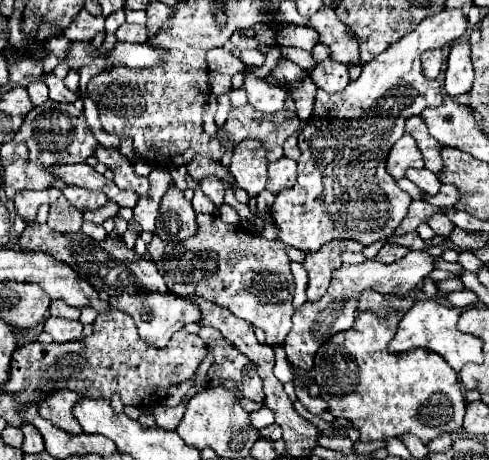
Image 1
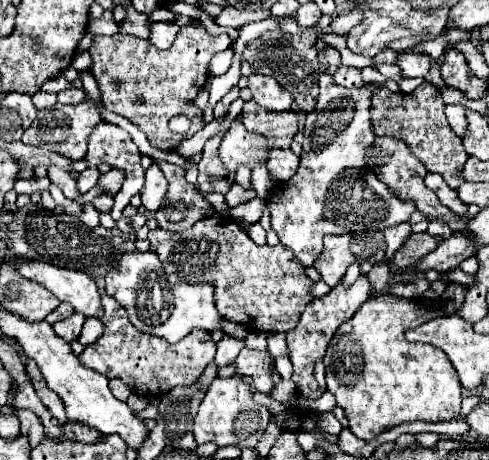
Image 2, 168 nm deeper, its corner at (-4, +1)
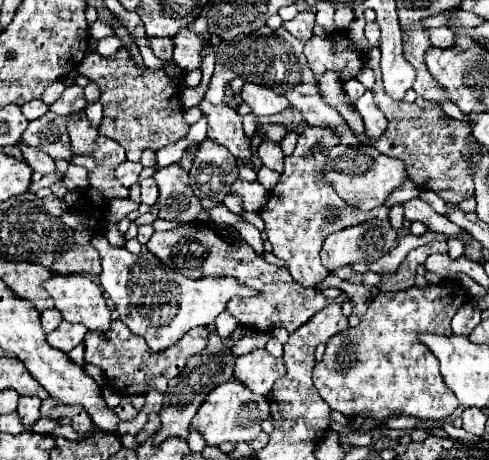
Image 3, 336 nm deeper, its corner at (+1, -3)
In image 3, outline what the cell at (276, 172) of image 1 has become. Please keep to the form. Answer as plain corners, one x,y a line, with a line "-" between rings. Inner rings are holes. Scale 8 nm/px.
261,140
259,148
257,148
257,154
259,154
263,166
267,166
271,170
277,170
277,172
283,172
283,158
285,158
285,154
283,154
283,150
281,150
281,146
277,142

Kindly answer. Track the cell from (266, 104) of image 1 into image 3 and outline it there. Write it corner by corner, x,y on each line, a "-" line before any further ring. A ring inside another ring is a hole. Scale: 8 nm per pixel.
245,84
243,92
241,92
241,98
251,106
251,112
255,116
279,114
289,106
285,96
275,94
269,88
261,88
259,84

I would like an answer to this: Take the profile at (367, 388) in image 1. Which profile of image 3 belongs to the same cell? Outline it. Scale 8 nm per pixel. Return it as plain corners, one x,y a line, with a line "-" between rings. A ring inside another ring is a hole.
457,280
427,284
425,288
413,286
403,292
379,292
369,304
357,328
349,328
341,332
341,336
331,338
327,342
323,360
317,362
313,370
315,388
333,410
345,416
371,414
369,418
373,420
383,420
393,414
409,414
421,420
447,418
455,408
459,408
459,400
453,396
453,392
449,392
449,388
445,388
445,384
441,384
437,358
431,354
429,348
423,346
419,334
451,335
451,318
467,300
467,292
461,288

